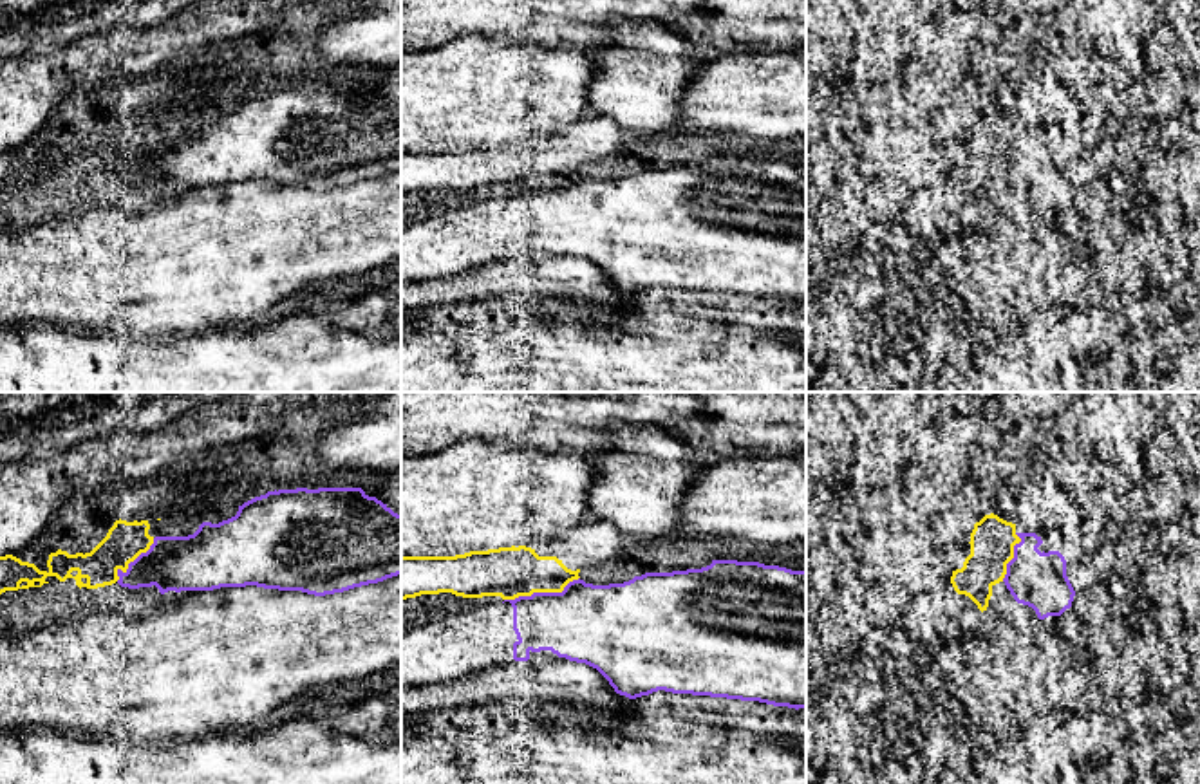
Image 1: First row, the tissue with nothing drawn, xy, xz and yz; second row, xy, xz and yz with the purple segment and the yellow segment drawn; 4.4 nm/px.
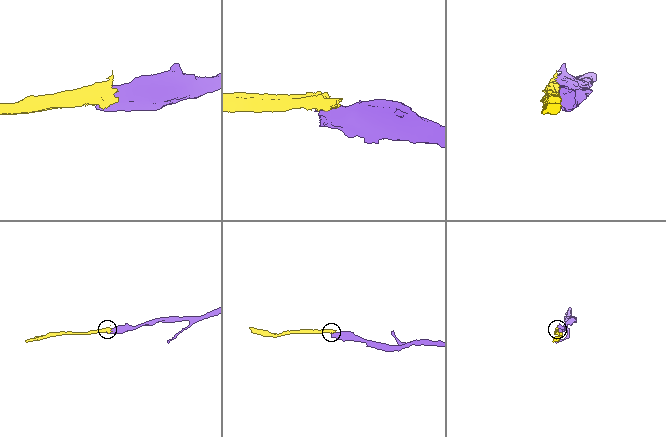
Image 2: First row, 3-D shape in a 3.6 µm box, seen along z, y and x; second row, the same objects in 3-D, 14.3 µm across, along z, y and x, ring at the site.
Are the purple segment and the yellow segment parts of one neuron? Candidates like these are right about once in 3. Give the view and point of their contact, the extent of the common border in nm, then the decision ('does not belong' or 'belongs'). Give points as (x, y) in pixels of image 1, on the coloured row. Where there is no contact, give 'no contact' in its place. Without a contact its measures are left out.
meets purple in xz at (541, 593); contact 360 nm long; does not belong

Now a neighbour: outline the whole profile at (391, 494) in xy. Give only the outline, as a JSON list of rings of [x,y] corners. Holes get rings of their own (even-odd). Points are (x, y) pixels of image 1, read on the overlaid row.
[[[401,468],[394,473],[389,473],[385,486],[376,499],[394,513],[401,515]]]

